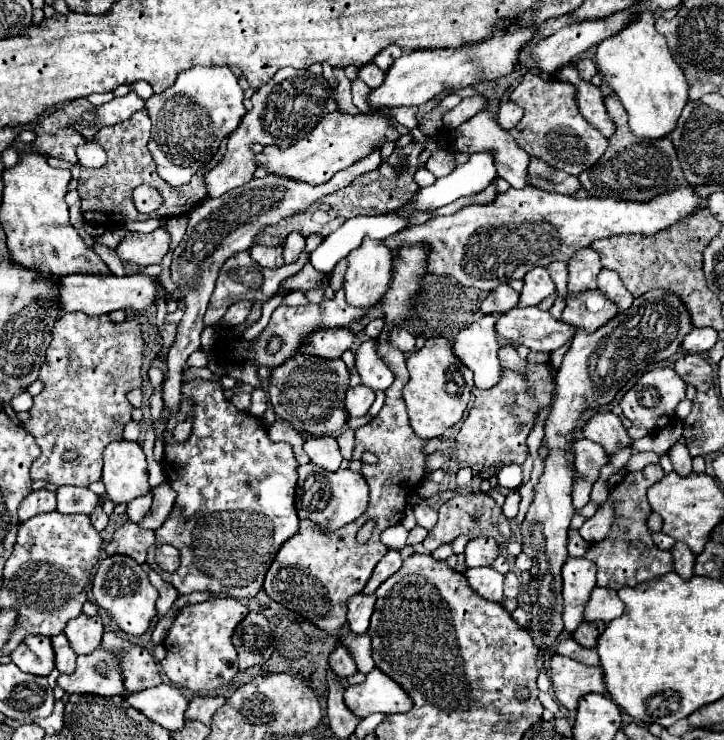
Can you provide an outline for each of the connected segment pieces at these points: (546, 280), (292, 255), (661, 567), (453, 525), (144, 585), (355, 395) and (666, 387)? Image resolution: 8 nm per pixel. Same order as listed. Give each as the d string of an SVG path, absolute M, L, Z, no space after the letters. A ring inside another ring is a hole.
M534 267L534 271L528 271L524 277L524 289L520 293L520 301L516 307L534 307L540 301L544 301L548 295L556 291L554 281L548 275L546 267Z
M292 231L284 243L284 261L292 263L294 259L298 259L298 253L302 249L304 249L304 235L298 235L298 231Z
M652 463L644 467L638 473L626 473L626 479L622 479L612 491L610 499L618 501L616 505L616 521L612 525L612 531L602 539L600 543L592 543L586 559L594 561L598 565L598 587L608 587L608 589L622 589L624 585L636 587L640 583L652 581L656 577L662 577L664 573L672 571L672 555L670 551L662 551L652 543L650 531L646 527L646 517L652 513L648 501L646 501L646 489L654 485L658 479L664 477L664 471L660 463ZM644 537L644 541L640 541Z
M468 493L468 495L456 495L452 499L448 499L440 509L438 509L438 523L434 525L434 529L428 533L428 537L424 539L424 547L428 553L432 553L436 547L454 541L458 535L468 535L470 539L476 537L492 537L498 543L508 543L512 537L510 531L510 521L506 519L506 515L502 513L502 509L494 503L494 499L486 493Z
M112 555L100 561L100 567L94 575L92 583L94 603L102 607L110 619L128 635L142 635L154 617L154 603L158 599L158 591L150 585L148 575L142 567L128 555Z
M350 387L346 391L346 413L348 417L364 417L370 409L370 405L374 403L374 391L370 391L368 387Z
M664 367L664 369L654 369L650 373L644 373L638 381L636 387L632 387L620 401L622 413L626 415L626 419L632 421L634 427L642 427L650 433L656 433L668 425L672 425L672 421L658 421L662 417L674 417L676 405L686 397L686 383L678 377L676 371Z

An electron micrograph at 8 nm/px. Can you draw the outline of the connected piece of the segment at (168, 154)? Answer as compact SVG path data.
M192 67L178 73L178 79L164 93L152 95L146 109L152 119L148 149L158 167L158 175L170 185L184 185L218 151L220 141L242 121L244 91L238 77L228 67Z

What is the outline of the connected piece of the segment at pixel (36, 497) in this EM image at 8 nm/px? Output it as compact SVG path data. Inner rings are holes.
M32 491L22 503L20 503L20 509L18 509L18 515L20 515L20 521L26 521L34 515L40 515L40 513L50 513L56 509L56 495L52 491Z

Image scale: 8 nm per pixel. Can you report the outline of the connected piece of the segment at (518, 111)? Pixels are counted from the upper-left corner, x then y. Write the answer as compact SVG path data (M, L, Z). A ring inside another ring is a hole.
M506 101L506 103L500 103L498 123L502 123L502 127L506 127L506 129L512 129L512 127L518 125L518 121L522 119L522 115L524 115L522 107L518 107L512 101Z

